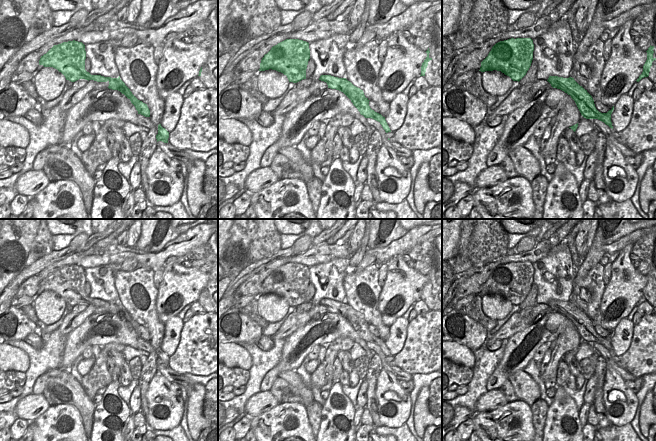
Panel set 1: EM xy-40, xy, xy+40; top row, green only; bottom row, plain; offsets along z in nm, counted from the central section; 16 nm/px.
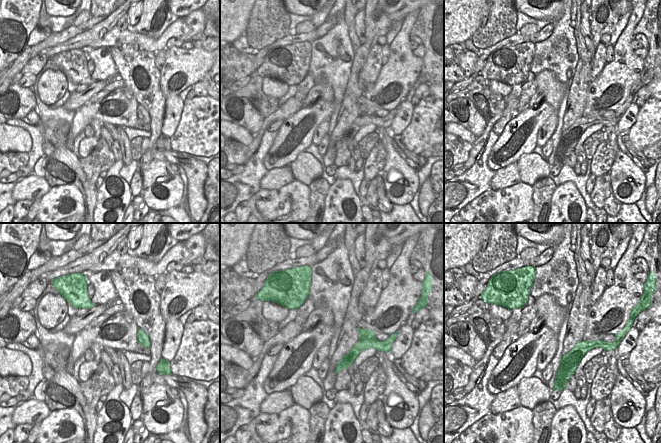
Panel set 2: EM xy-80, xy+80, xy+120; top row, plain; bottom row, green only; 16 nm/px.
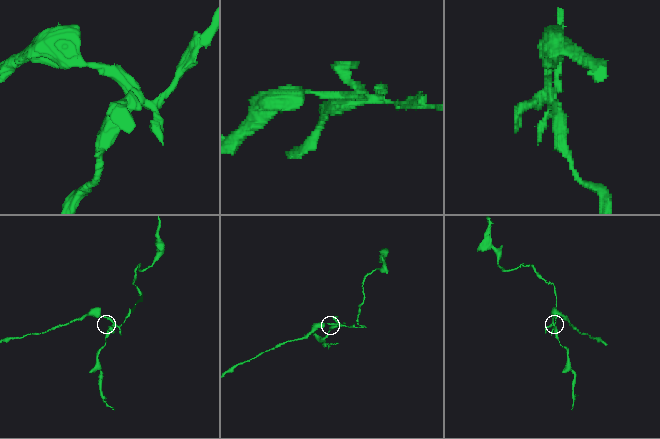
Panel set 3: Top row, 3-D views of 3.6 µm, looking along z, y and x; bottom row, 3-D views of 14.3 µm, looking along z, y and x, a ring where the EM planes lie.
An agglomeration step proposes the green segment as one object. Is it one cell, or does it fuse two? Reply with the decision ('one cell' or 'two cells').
two cells

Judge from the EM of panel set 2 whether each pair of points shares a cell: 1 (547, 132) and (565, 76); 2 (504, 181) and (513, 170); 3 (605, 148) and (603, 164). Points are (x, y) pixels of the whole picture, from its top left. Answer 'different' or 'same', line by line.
1: different
2: same
3: same

